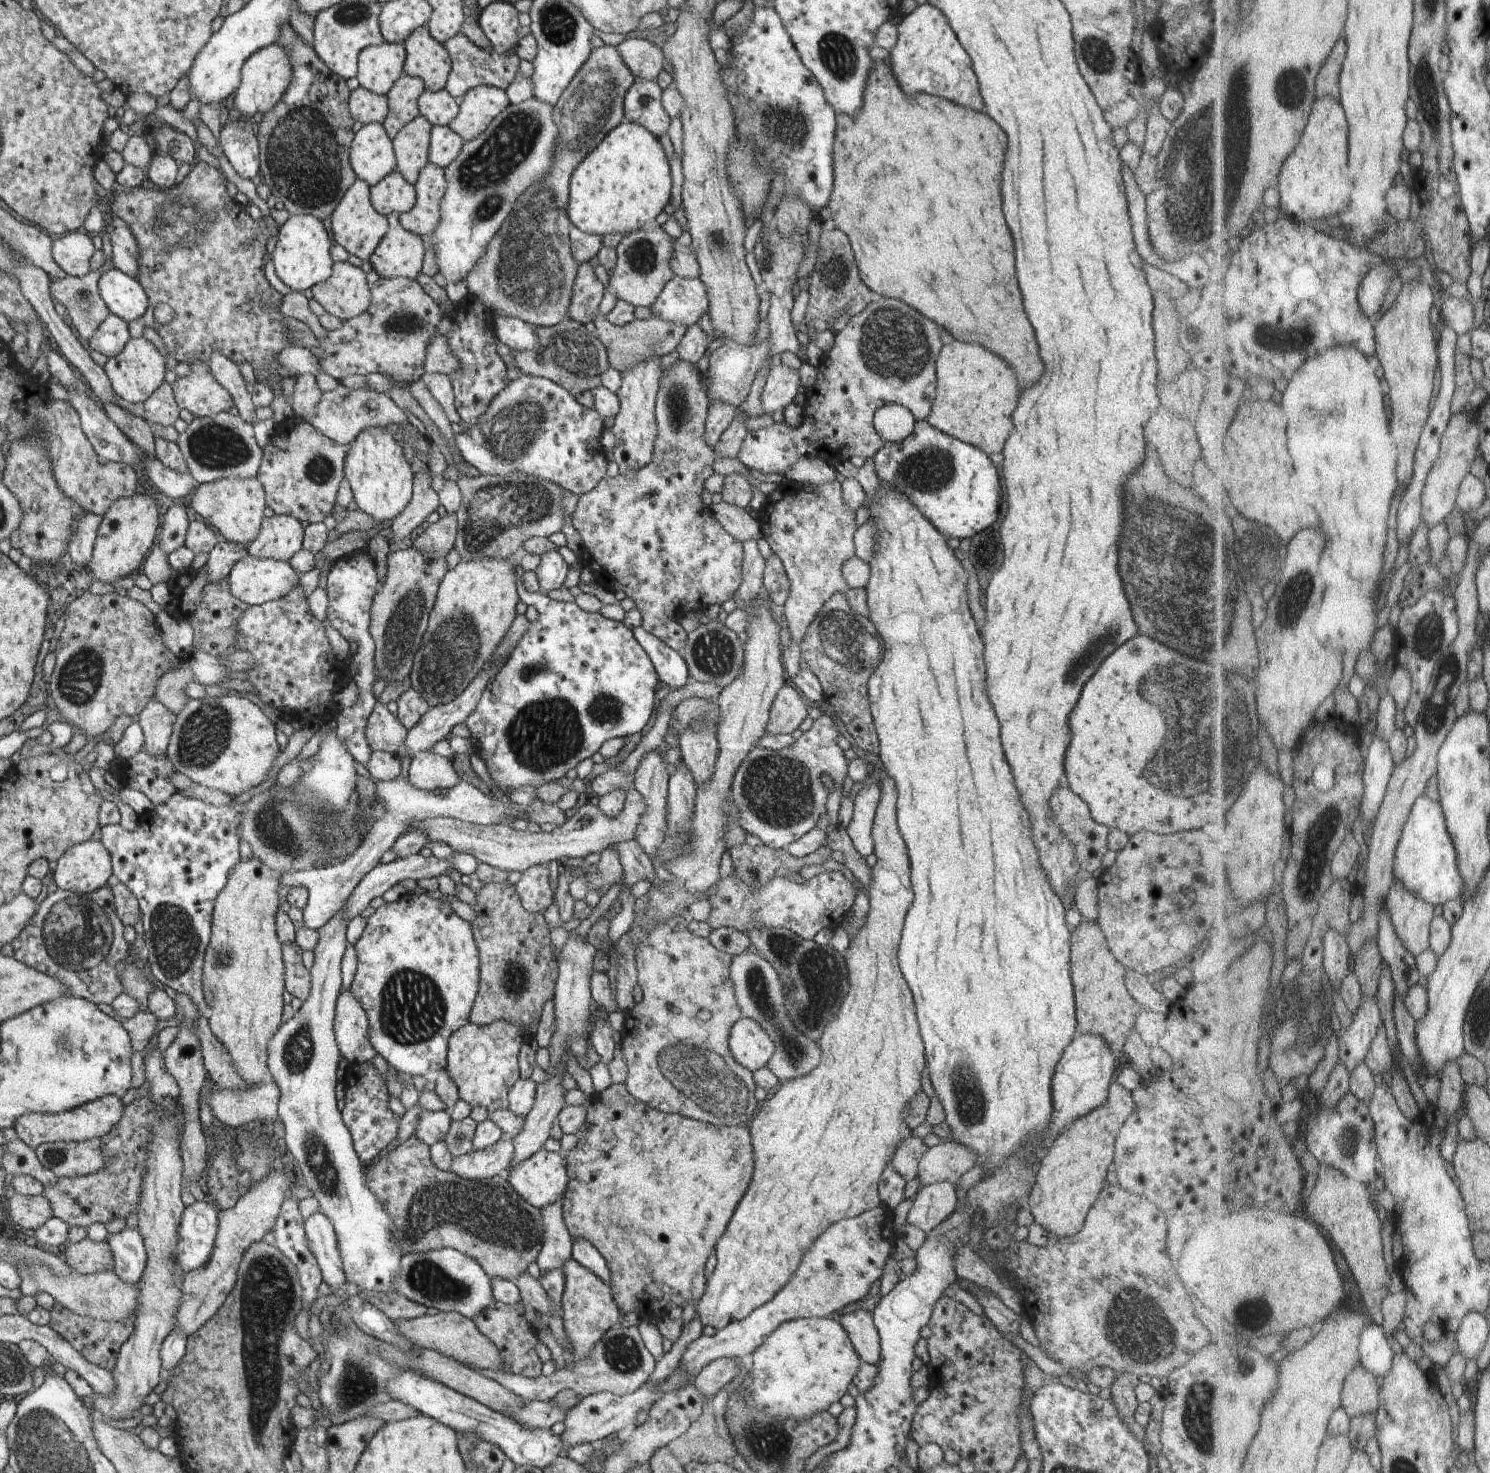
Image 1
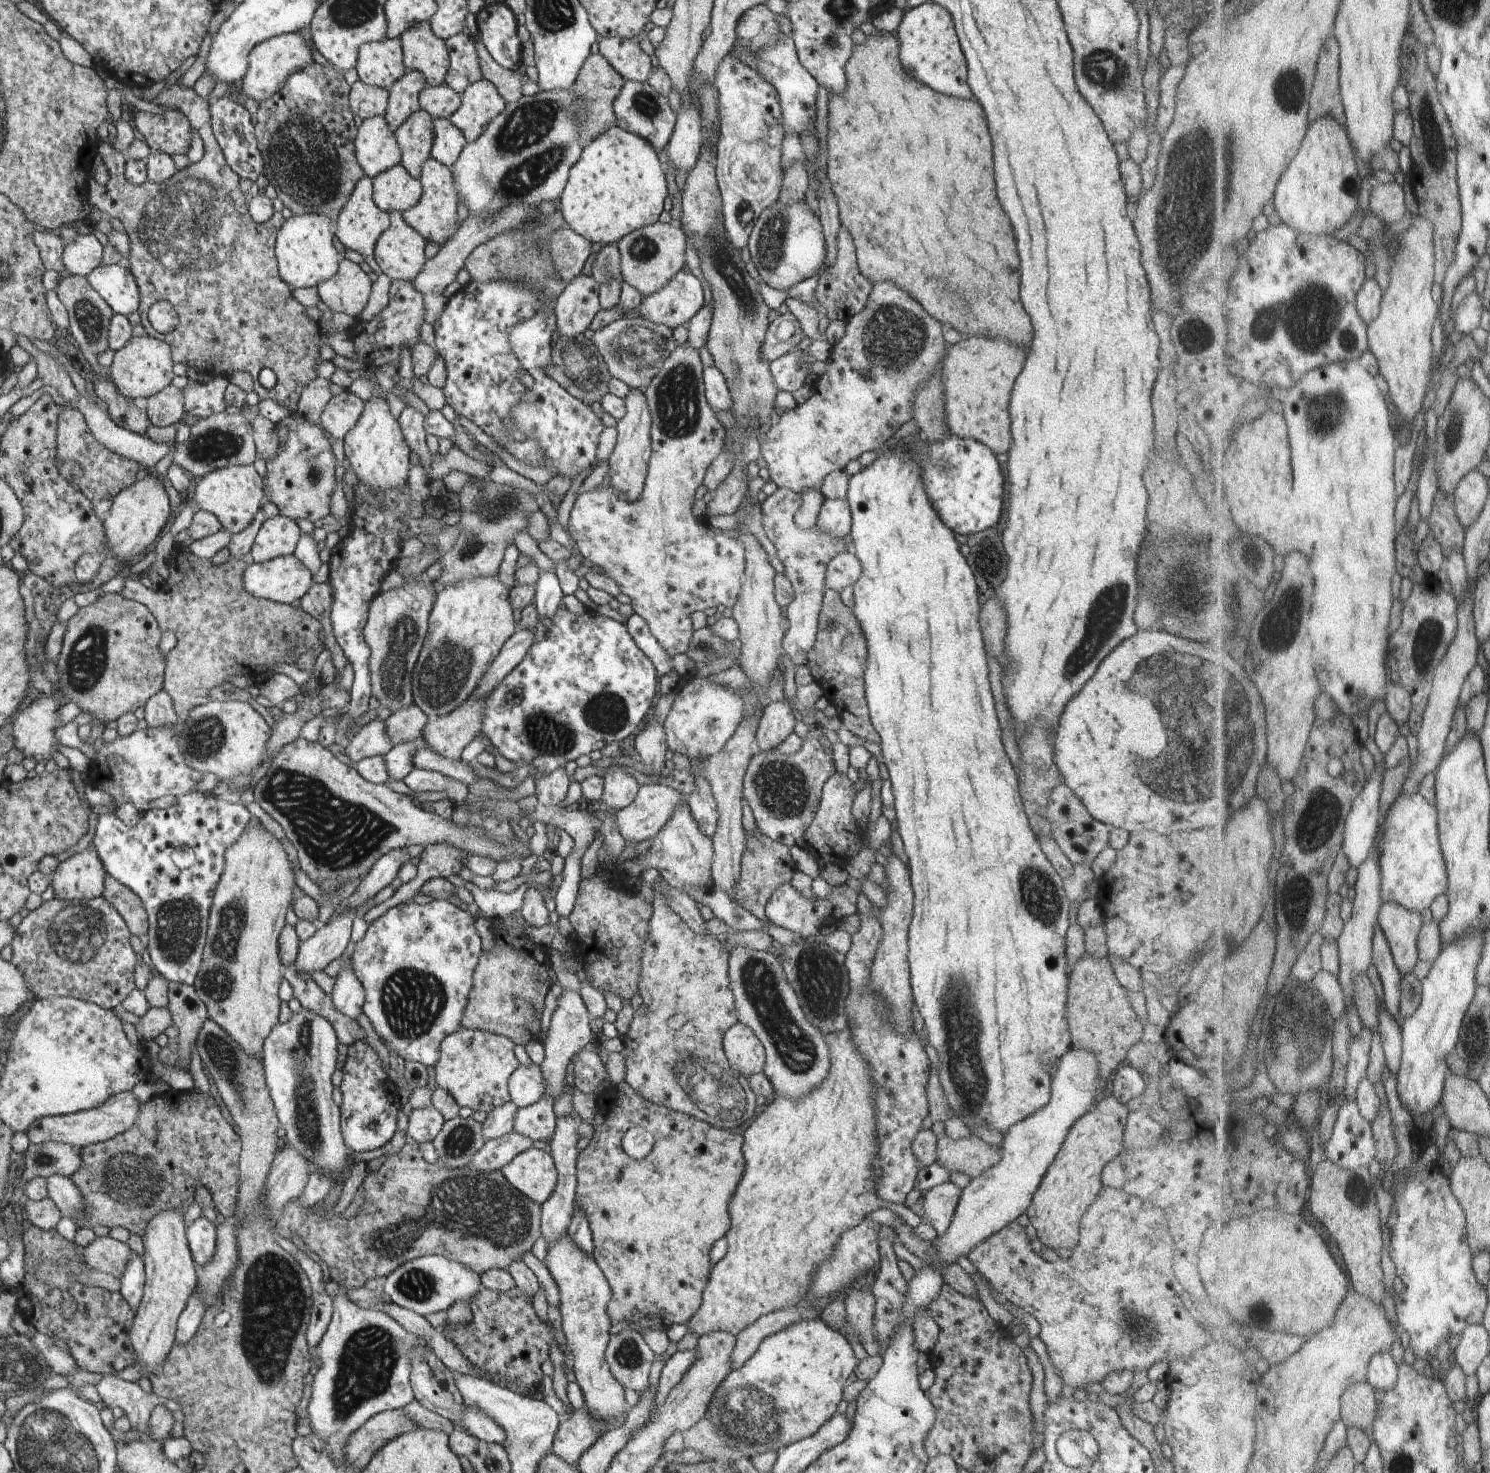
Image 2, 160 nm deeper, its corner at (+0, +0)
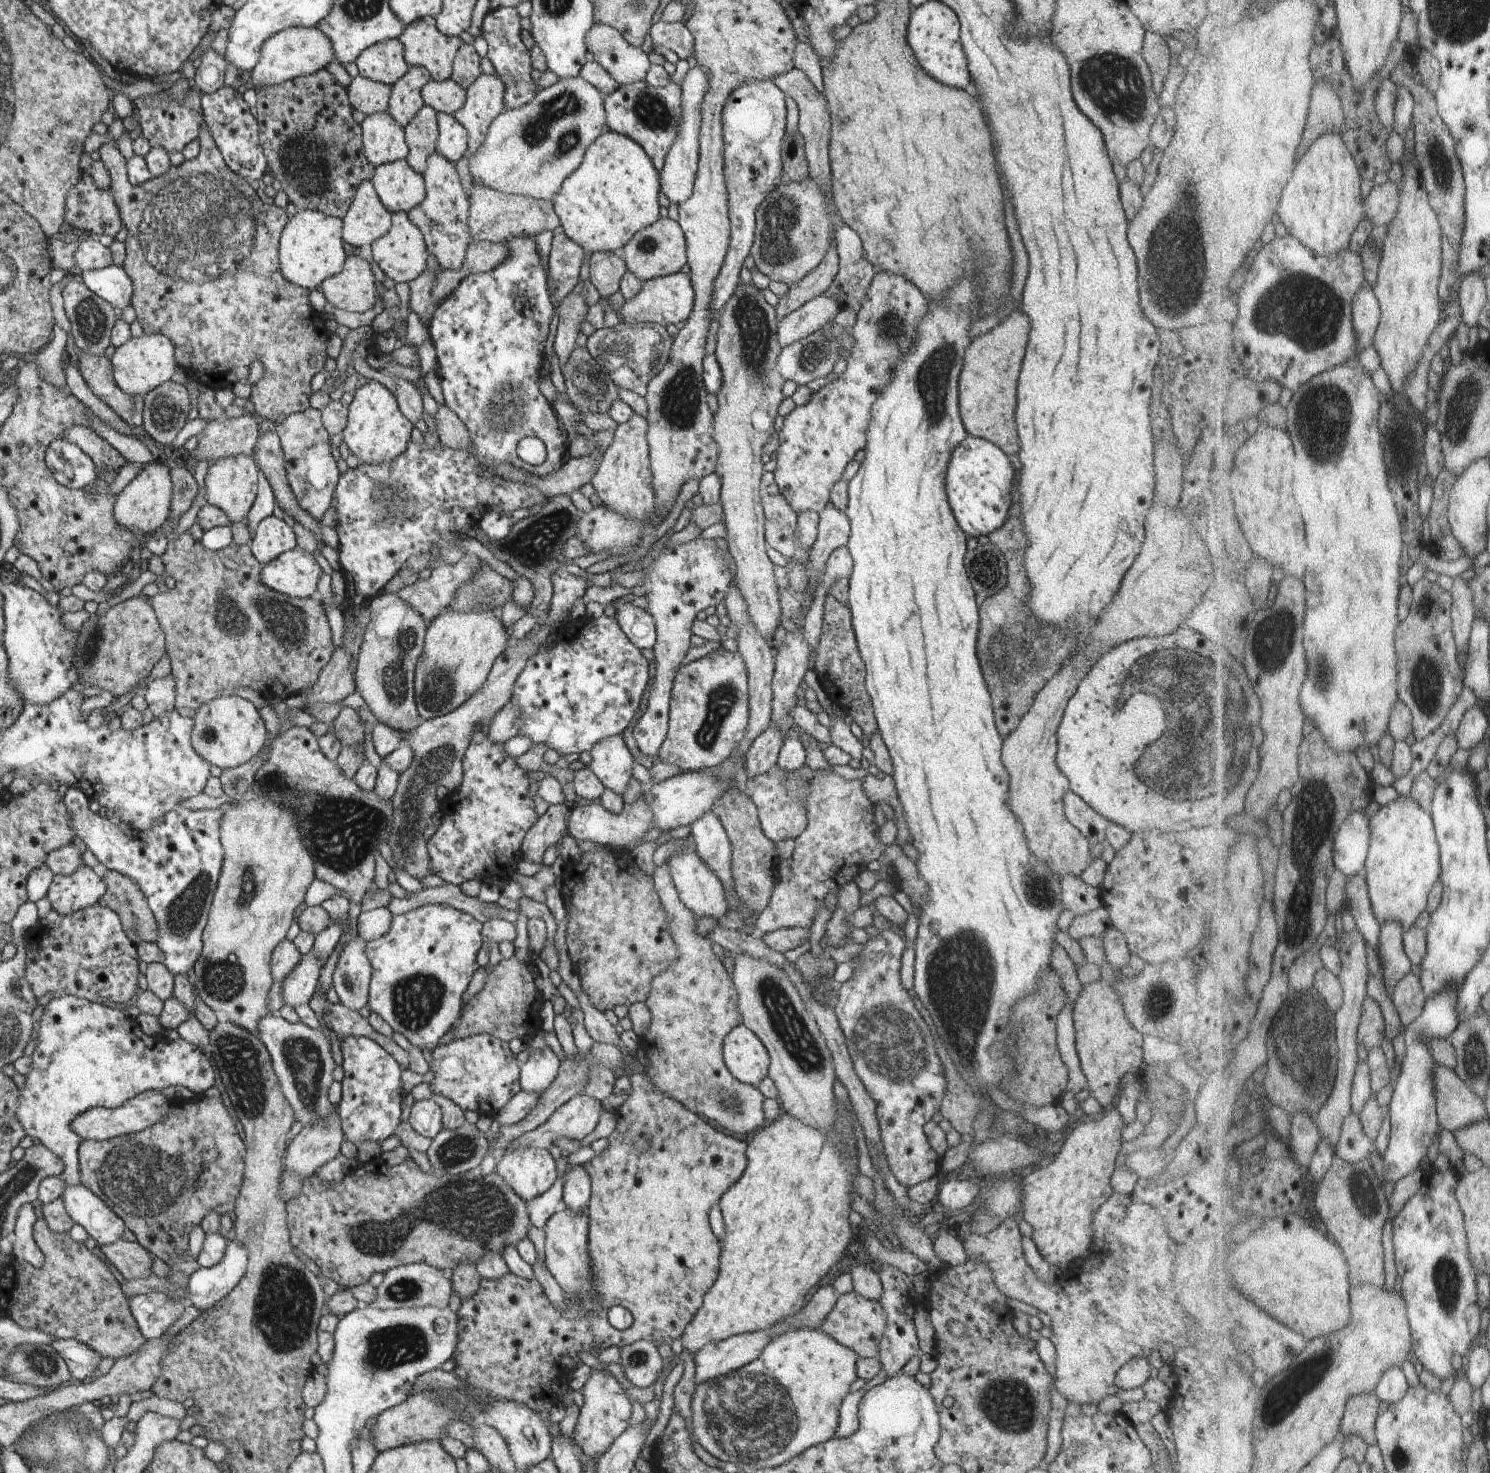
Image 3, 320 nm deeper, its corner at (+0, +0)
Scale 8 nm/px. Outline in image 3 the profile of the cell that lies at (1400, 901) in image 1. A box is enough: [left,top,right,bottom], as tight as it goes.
[1378,923,1414,996]

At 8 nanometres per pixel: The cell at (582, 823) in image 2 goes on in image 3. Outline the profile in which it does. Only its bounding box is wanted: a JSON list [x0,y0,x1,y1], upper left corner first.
[570,794,651,849]

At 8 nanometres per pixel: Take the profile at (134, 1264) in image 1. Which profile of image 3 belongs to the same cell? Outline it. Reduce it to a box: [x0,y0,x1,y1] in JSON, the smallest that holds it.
[131,1291,186,1337]

